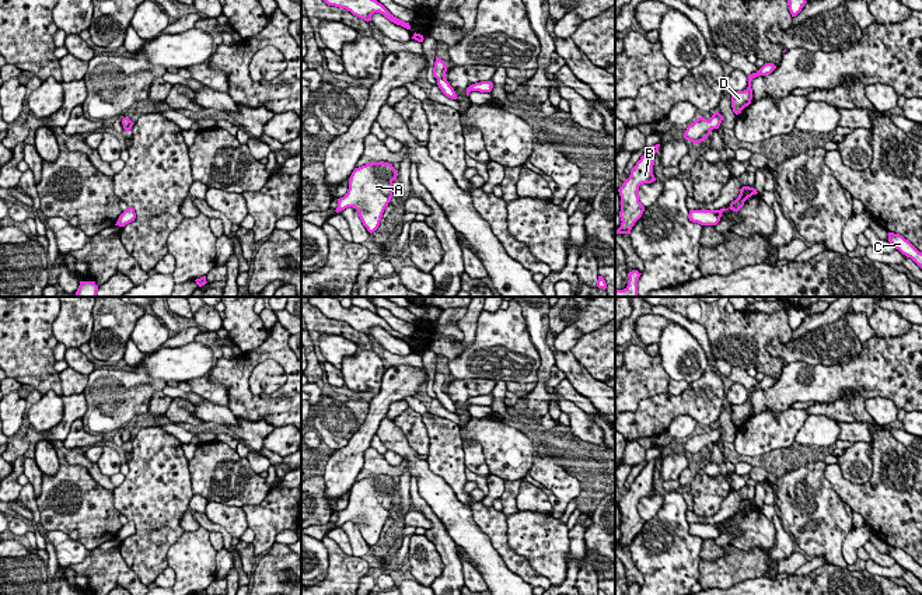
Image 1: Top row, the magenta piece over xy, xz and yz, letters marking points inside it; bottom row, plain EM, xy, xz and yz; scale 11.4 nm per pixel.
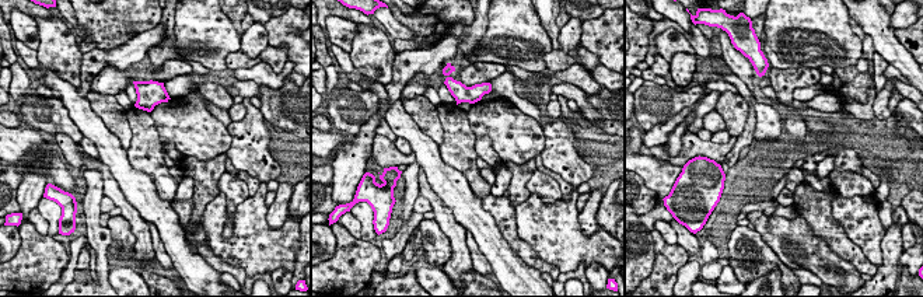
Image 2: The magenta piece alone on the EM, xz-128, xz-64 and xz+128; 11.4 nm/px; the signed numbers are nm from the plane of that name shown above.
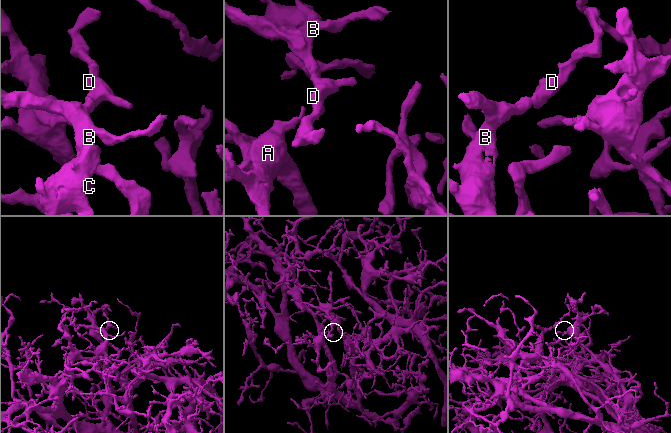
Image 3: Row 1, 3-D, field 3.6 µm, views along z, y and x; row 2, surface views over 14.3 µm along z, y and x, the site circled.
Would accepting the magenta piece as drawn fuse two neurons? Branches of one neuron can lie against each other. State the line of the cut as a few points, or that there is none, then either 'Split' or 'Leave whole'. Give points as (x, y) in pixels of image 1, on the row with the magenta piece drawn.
No split. Leave whole

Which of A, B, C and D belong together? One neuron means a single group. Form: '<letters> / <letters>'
A B C D

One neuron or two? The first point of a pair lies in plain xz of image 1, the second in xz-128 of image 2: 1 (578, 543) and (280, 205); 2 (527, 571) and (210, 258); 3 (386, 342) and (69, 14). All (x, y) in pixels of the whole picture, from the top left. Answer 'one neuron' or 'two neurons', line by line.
1: one neuron
2: one neuron
3: one neuron

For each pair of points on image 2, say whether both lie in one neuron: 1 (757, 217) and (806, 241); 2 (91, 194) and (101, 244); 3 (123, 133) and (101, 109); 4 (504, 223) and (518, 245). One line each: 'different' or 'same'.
1: same
2: same
3: same
4: same

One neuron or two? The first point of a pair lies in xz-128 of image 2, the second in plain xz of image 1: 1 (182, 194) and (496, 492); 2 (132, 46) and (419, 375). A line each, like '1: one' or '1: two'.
1: one
2: one

